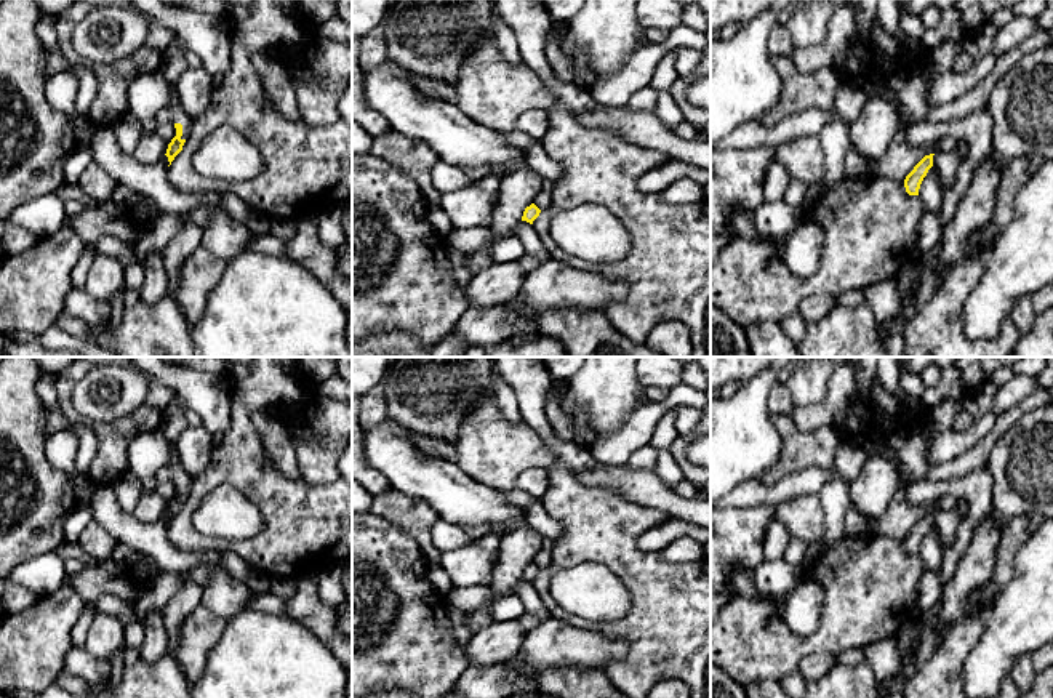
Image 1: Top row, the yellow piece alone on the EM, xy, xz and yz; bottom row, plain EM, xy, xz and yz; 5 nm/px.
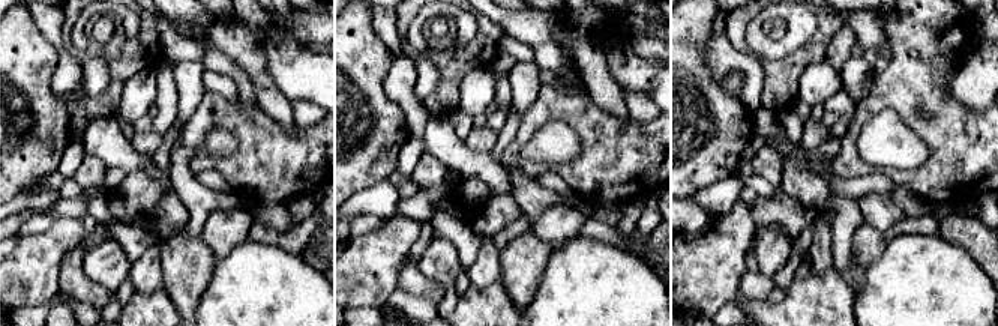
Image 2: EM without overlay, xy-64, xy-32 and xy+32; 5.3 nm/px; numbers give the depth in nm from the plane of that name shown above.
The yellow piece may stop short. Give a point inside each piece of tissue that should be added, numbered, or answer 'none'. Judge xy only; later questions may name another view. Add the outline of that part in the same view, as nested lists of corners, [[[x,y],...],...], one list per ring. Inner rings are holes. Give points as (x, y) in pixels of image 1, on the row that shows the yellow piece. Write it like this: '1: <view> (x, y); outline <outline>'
1: xy (172, 114); outline [[[181,104],[176,106],[166,106],[163,107],[157,117],[154,118],[157,125],[162,123],[181,123],[182,125],[182,136],[181,139],[186,139],[192,130],[192,118],[186,114]]]

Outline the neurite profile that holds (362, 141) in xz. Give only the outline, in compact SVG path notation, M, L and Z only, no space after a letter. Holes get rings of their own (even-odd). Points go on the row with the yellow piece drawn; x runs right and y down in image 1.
M352 118L352 155L365 155L371 152L373 138L368 131Z

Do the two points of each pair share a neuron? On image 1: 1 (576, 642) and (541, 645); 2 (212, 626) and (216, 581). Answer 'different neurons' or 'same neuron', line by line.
1: same neuron
2: different neurons

